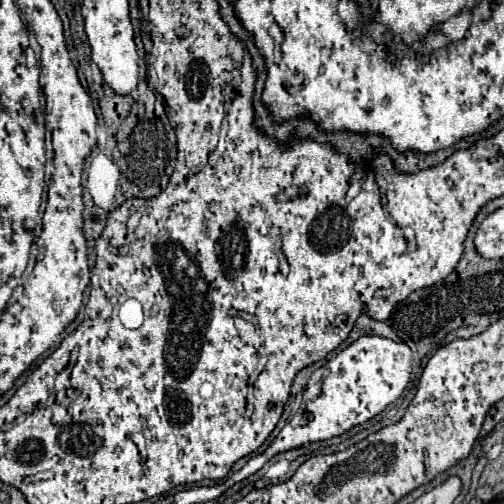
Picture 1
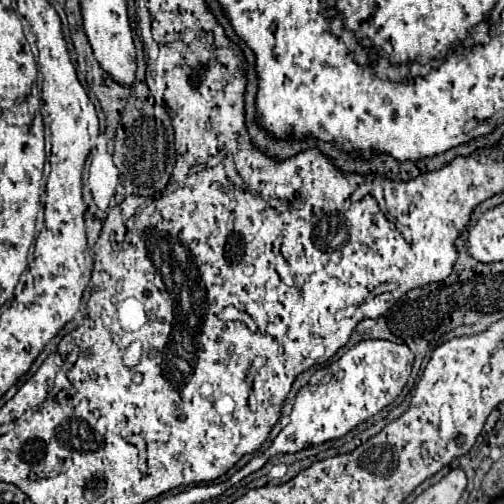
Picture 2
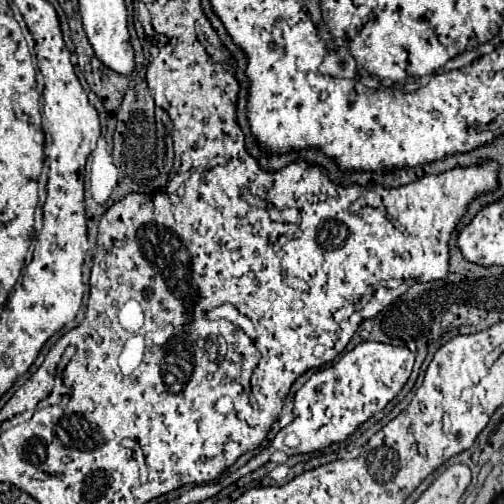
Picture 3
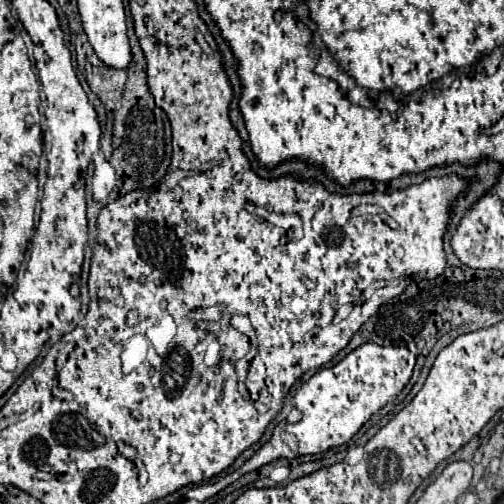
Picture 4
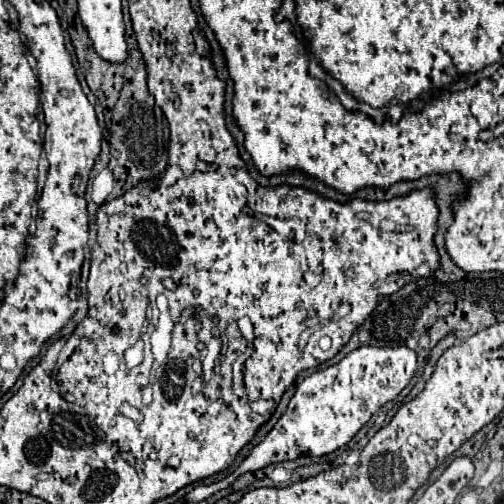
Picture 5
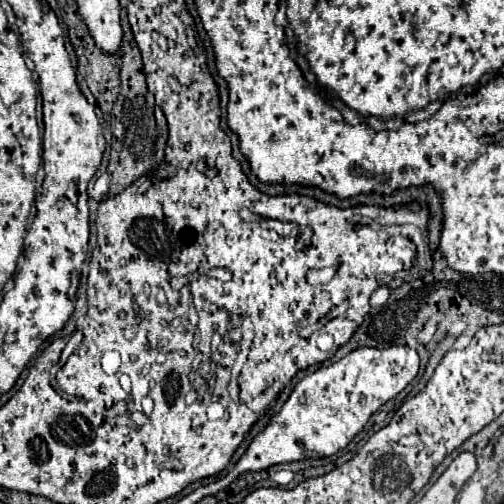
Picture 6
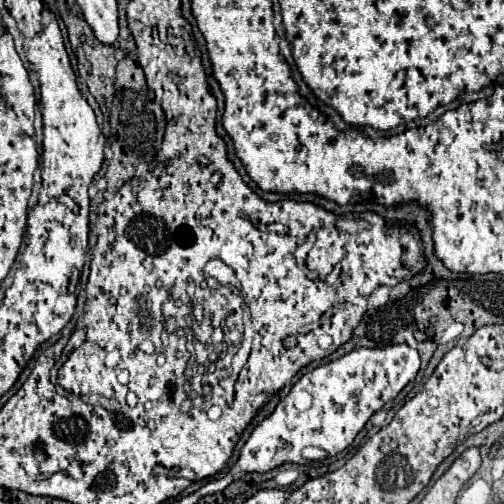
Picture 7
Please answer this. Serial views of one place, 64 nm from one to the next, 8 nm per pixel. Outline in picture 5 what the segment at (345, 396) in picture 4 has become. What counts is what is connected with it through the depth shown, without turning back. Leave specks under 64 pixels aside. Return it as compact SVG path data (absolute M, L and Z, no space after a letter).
M360 346L352 350L338 364L318 370L298 384L284 416L232 474L214 484L198 484L188 492L186 500L202 502L208 496L216 494L218 490L230 486L238 476L252 470L260 470L268 464L296 460L302 454L324 456L342 448L346 442L354 438L354 434L372 418L372 414L380 406L394 400L408 386L414 372L416 372L416 352L412 352L406 346L398 348Z

